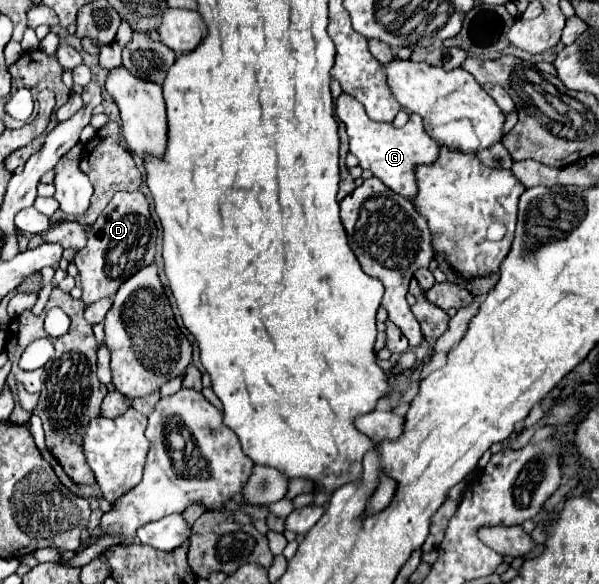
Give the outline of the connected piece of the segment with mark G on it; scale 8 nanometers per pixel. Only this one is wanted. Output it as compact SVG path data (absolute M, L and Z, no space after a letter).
M341 94L337 98L337 116L345 122L349 136L349 150L359 158L359 166L363 170L371 170L373 176L377 176L387 188L391 188L399 196L413 200L413 196L417 196L417 182L415 182L417 166L433 164L441 148L423 130L421 116L411 114L409 122L403 128L393 128L393 124L385 122L371 122L365 114L363 104L349 94Z

